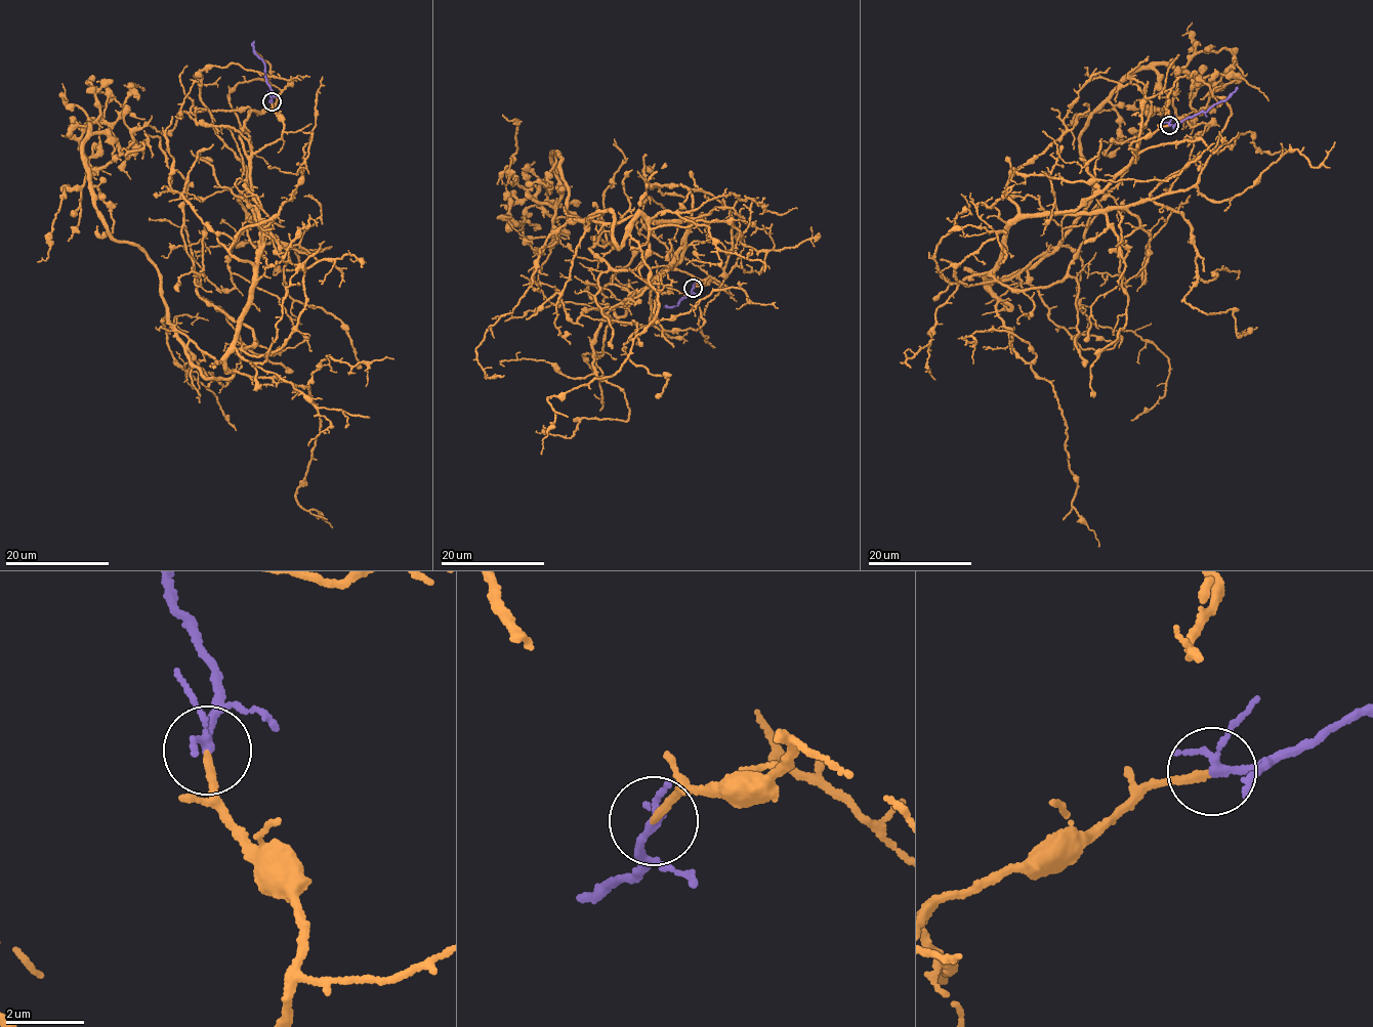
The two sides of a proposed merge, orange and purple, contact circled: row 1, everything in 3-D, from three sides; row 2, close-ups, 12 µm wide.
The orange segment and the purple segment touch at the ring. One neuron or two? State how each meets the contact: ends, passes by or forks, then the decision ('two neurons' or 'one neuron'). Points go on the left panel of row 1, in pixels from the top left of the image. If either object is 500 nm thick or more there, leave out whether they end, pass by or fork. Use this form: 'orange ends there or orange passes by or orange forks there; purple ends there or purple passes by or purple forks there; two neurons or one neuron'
orange ends there; purple passes by; one neuron

